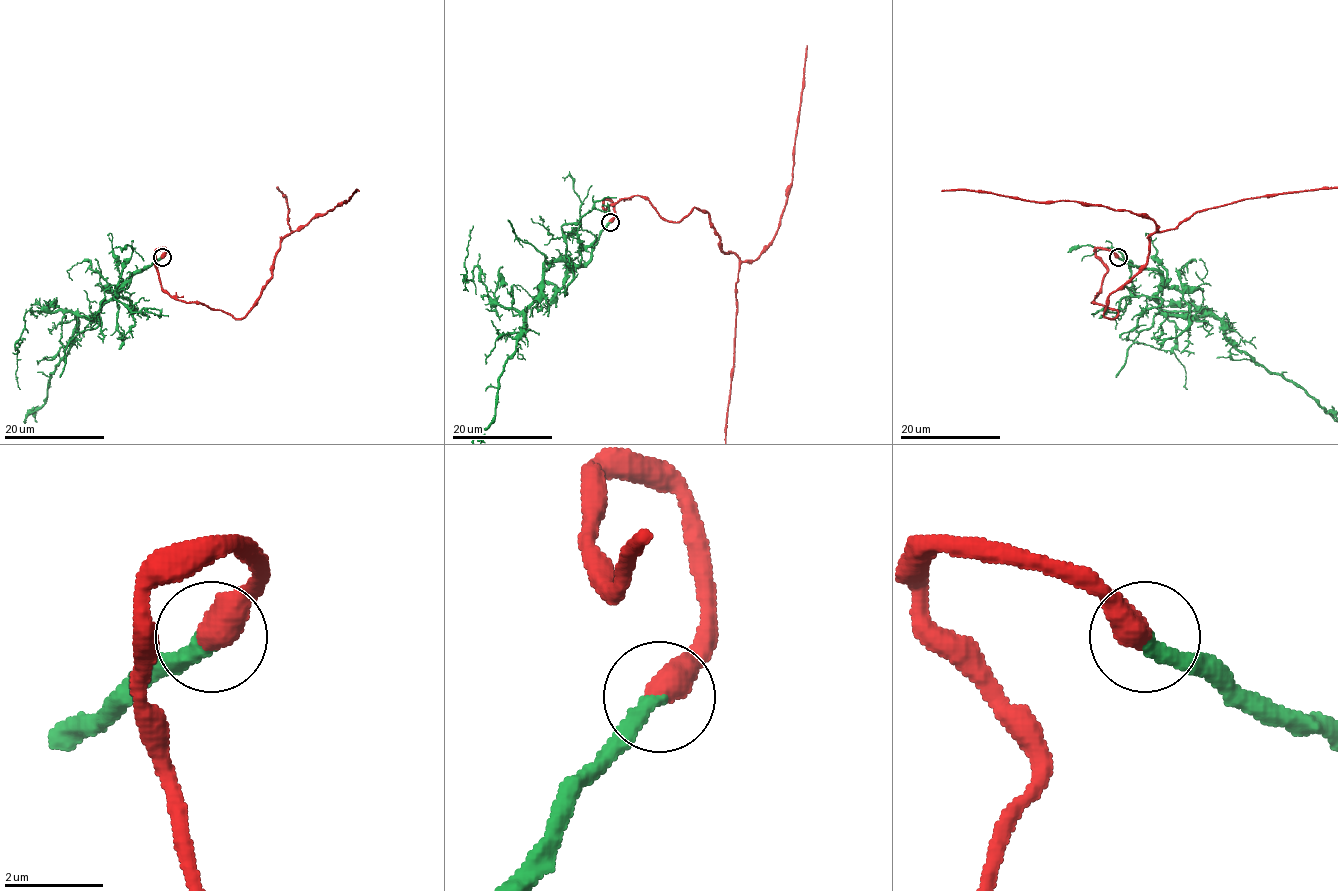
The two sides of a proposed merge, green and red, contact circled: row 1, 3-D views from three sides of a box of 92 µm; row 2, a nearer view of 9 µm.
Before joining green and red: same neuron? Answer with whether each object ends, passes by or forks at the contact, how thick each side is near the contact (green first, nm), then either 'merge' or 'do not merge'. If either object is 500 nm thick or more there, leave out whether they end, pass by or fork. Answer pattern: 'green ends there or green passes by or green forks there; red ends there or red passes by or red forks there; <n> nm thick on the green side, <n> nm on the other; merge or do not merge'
320 nm thick on the green side, 550 nm on the other; merge

